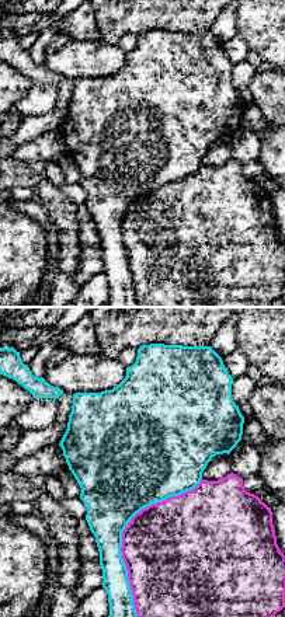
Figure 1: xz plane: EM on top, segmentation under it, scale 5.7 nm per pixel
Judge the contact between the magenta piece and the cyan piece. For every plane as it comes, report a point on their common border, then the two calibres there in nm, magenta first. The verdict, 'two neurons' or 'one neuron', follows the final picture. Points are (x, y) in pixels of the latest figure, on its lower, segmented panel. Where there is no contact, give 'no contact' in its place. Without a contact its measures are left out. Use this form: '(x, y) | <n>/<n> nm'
(122, 532) | 480/380 nm

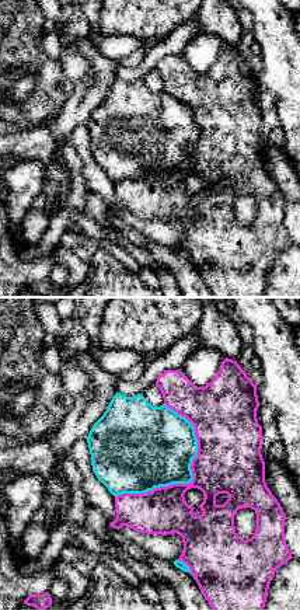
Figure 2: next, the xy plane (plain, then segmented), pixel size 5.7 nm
(185, 484) | 320/420 nm

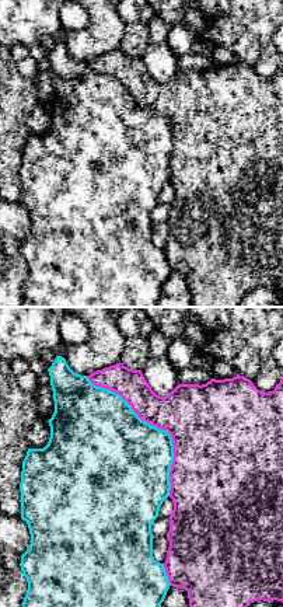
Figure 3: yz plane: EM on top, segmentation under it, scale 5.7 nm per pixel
(157, 426) | 380/480 nm

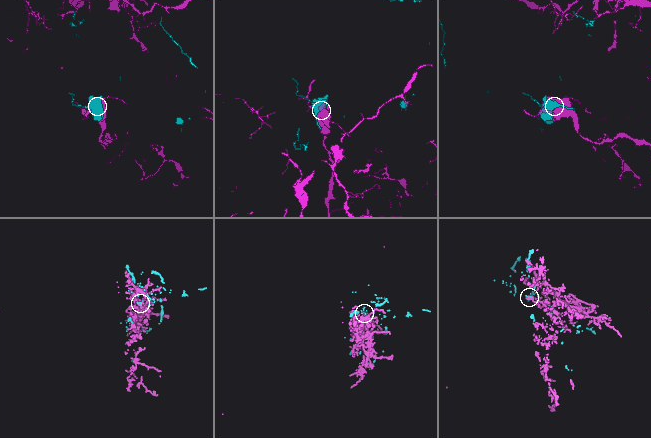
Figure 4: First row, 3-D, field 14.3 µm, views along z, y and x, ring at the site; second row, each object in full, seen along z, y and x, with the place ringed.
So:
two neurons

